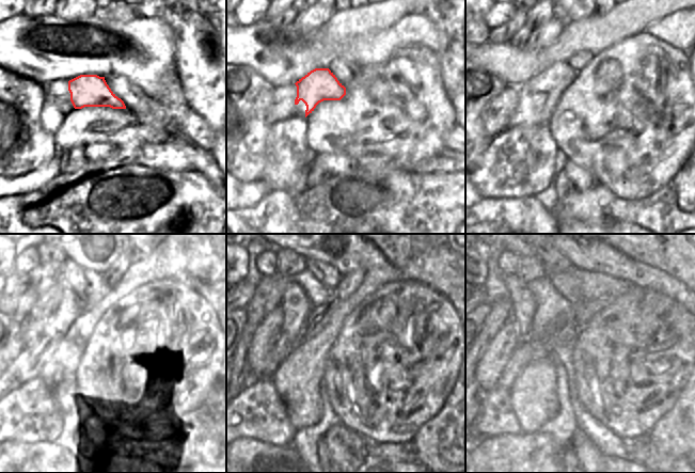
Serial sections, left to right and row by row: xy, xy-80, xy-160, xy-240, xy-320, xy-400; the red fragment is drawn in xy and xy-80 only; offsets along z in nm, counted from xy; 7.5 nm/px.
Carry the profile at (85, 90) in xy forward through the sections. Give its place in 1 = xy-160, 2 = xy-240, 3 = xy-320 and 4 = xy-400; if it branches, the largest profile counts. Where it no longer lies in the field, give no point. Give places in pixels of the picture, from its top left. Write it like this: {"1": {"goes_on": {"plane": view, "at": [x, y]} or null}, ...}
{"1": {"goes_on": {"plane": "xy-160", "at": [541, 84]}}, "2": {"goes_on": {"plane": "xy-240", "at": [69, 302]}}, "3": {"goes_on": {"plane": "xy-320", "at": [295, 303]}}, "4": {"goes_on": {"plane": "xy-400", "at": [522, 300]}}}

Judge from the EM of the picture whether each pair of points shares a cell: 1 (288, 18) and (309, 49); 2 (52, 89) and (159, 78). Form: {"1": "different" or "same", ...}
{"1": "different", "2": "different"}

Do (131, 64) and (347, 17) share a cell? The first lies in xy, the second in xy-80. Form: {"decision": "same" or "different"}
{"decision": "different"}

